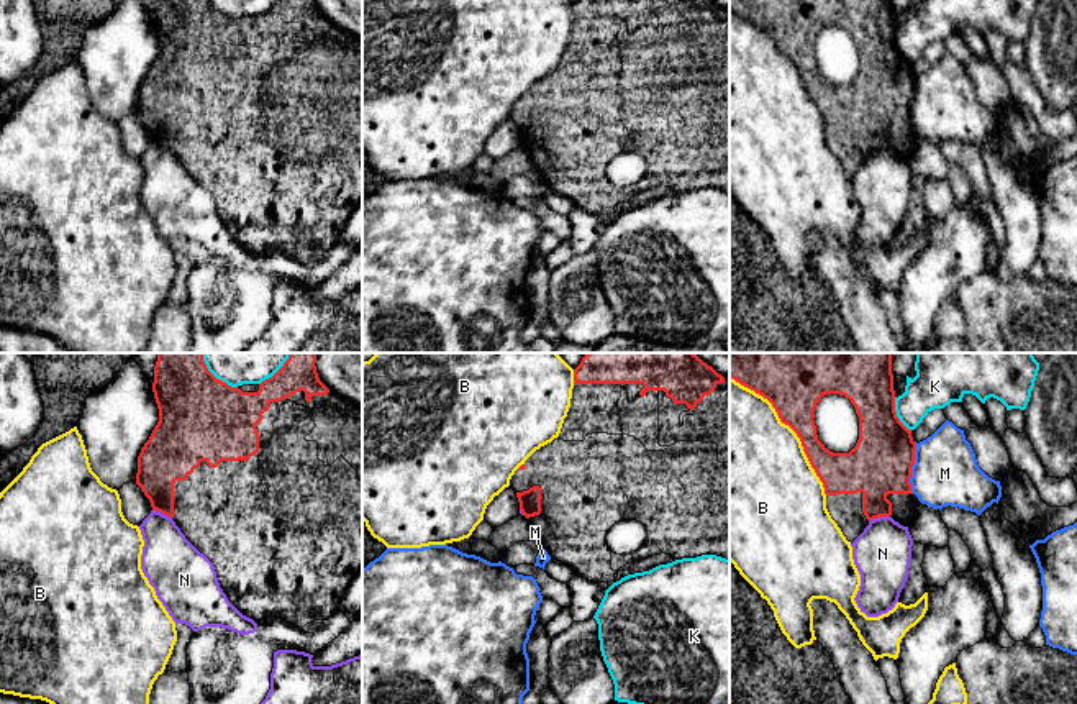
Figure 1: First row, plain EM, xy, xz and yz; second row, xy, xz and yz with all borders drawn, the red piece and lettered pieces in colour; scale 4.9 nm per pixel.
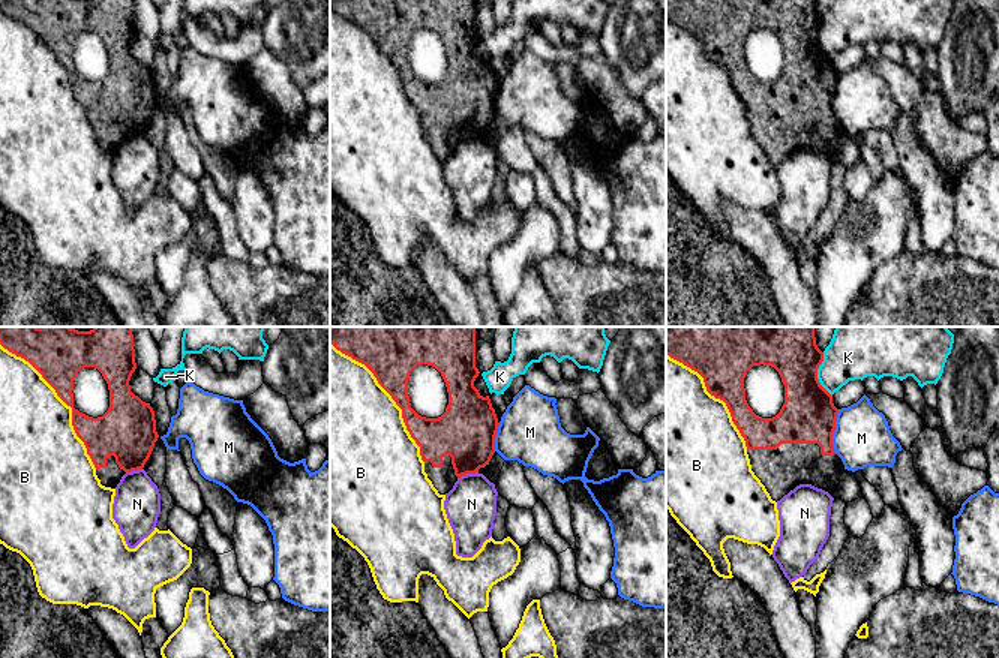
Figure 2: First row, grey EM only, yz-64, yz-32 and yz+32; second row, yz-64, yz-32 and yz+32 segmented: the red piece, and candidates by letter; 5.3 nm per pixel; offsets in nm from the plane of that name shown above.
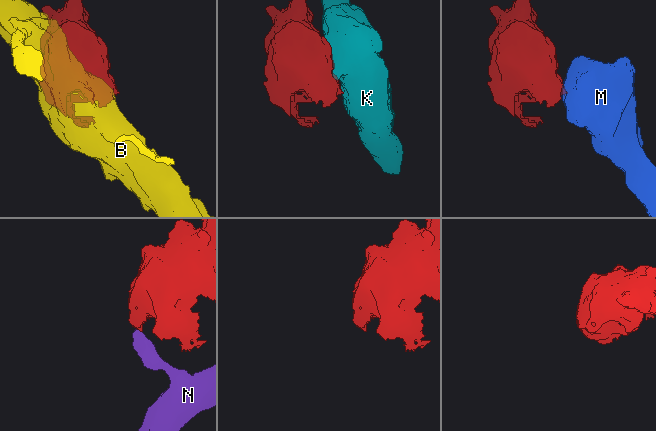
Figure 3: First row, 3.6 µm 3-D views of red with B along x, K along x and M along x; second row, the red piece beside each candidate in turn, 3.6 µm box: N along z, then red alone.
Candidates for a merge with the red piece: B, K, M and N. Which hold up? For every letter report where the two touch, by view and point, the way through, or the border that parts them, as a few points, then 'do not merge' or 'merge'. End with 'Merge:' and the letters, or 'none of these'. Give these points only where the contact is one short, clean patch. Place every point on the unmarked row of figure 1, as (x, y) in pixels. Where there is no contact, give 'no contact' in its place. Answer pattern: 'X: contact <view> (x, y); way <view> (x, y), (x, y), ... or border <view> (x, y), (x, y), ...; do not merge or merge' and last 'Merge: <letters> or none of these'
B: contact yz (790, 59); do not merge
K: contact yz (895, 46); do not merge
M: contact yz (912, 99); border yz (917, 76), (910, 110), (912, 125); do not merge
N: contact yz (879, 148); border yz (889, 148), (879, 148), (869, 155); do not merge
Merge: none of these

